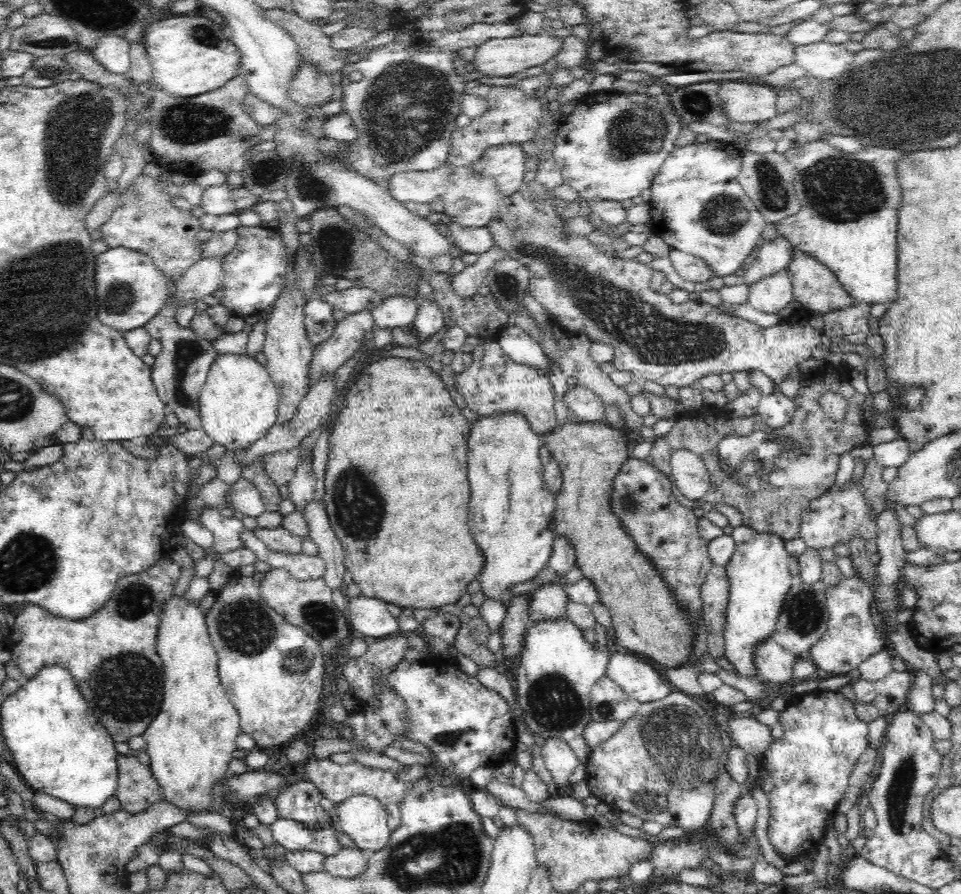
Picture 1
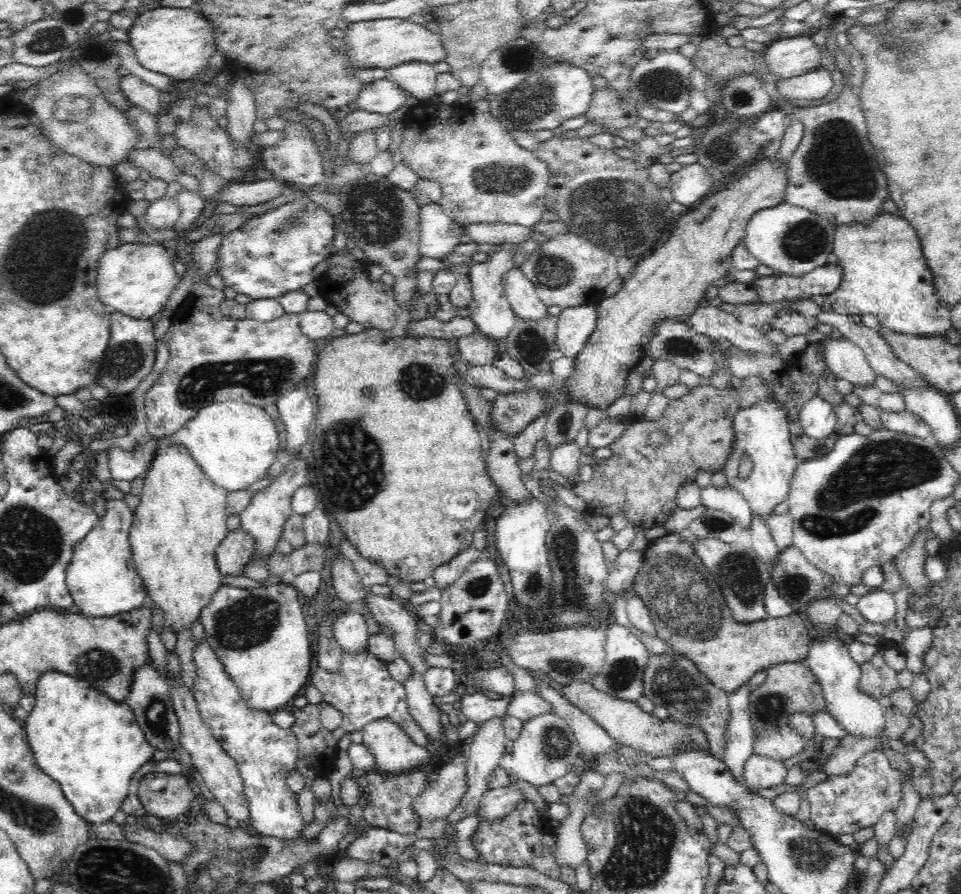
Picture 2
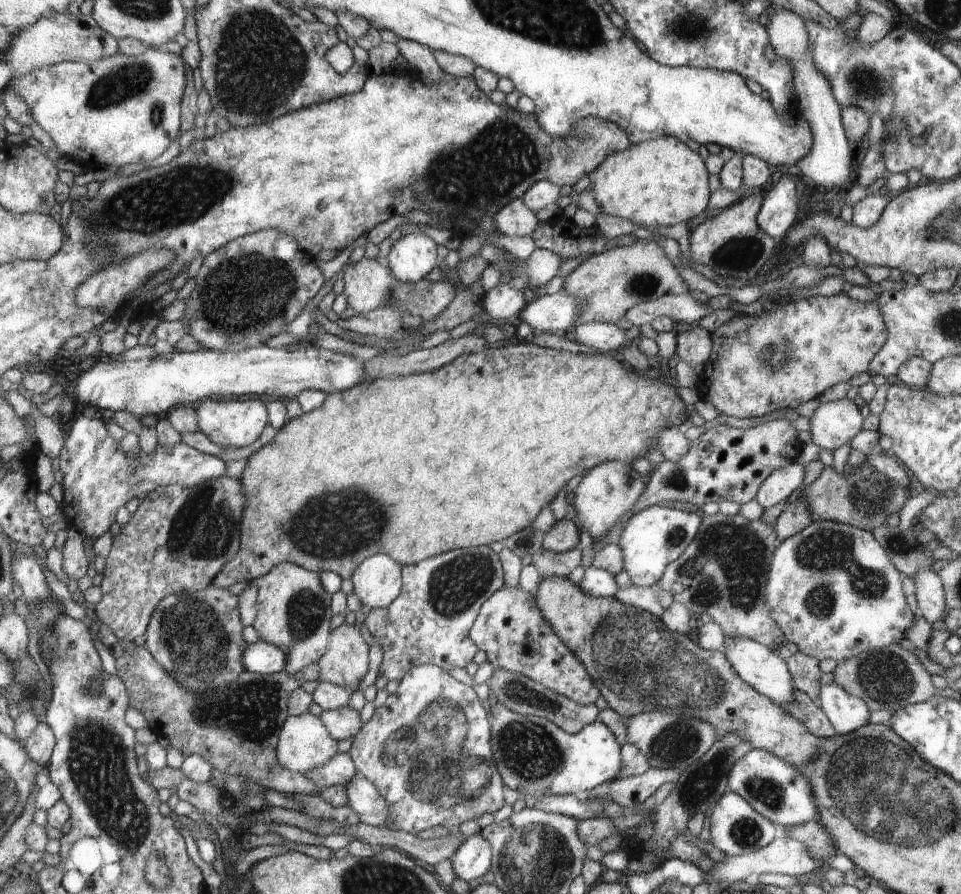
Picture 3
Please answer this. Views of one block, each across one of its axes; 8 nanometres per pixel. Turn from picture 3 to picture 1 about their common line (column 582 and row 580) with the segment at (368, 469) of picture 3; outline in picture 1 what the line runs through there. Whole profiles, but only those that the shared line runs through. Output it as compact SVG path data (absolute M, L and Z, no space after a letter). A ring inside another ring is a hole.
M382 358L364 365L355 380L344 391L343 408L339 410L334 426L329 432L328 461L325 470L325 490L323 503L325 511L336 536L344 547L348 578L353 579L361 589L361 594L368 598L383 600L398 607L436 608L445 604L456 604L466 593L466 587L476 579L485 564L485 557L475 543L472 533L468 530L468 472L466 472L466 454L469 451L468 439L471 424L460 413L456 401L452 399L450 390L437 372L424 365L424 361L406 360L404 358Z

